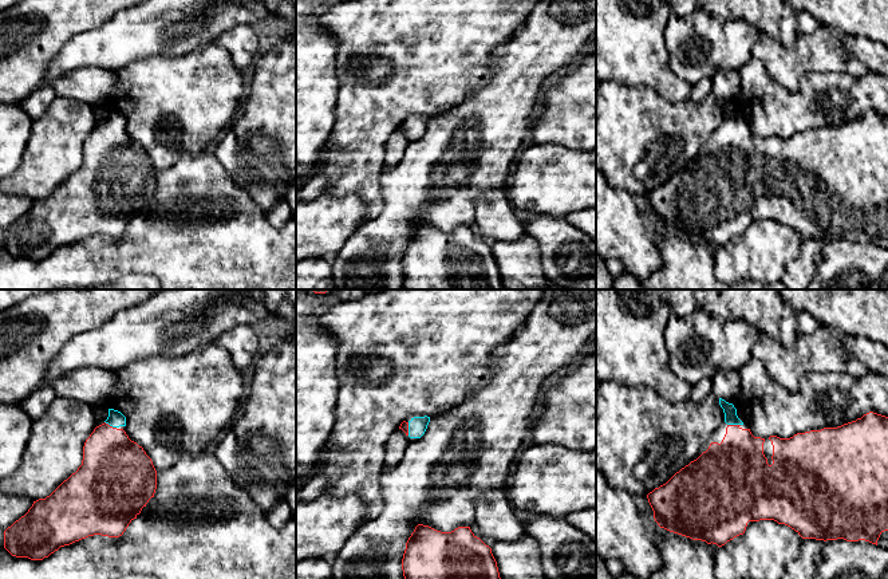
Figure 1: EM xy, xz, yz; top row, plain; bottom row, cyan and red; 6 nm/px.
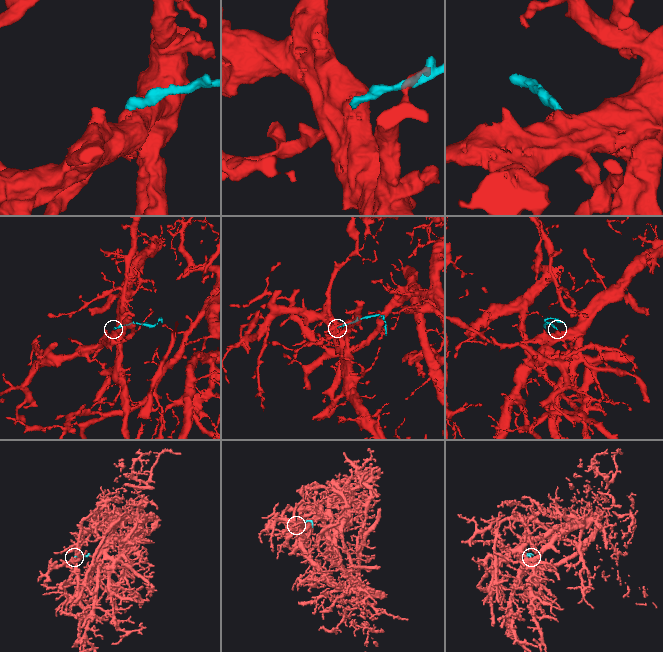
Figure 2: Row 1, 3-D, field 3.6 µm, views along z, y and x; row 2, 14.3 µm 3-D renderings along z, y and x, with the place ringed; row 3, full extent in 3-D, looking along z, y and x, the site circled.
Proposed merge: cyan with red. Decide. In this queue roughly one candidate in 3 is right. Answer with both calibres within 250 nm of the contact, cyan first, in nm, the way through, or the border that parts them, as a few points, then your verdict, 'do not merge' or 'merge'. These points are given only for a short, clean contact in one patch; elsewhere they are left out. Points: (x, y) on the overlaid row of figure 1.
calibres 80 and 340 nm; way yz (730, 412), (730, 418), (734, 424), (737, 465); merge

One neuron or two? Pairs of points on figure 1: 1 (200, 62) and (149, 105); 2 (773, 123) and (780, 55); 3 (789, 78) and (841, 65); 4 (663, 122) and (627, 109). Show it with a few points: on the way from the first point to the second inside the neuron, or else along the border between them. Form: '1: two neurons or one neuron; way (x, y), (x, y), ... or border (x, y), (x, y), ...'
1: one neuron; way (188, 74), (161, 98)
2: two neurons; border (756, 58), (790, 90), (808, 74)
3: one neuron; way (802, 65), (828, 63)
4: one neuron; way (654, 122), (640, 122), (636, 118)

